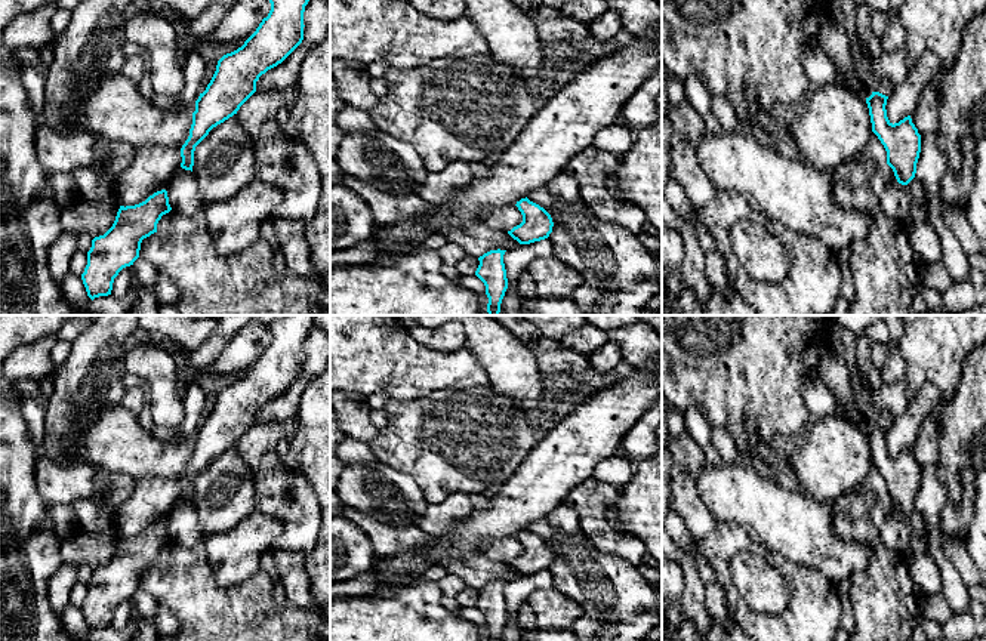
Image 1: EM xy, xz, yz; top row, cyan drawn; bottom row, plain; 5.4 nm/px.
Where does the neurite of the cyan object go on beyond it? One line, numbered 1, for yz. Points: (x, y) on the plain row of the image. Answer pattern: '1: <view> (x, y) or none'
1: none

